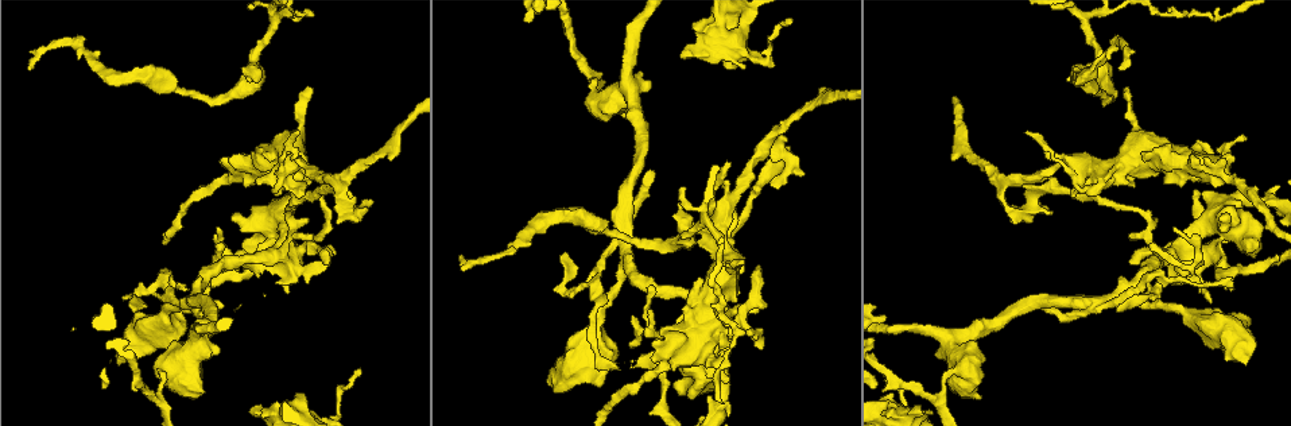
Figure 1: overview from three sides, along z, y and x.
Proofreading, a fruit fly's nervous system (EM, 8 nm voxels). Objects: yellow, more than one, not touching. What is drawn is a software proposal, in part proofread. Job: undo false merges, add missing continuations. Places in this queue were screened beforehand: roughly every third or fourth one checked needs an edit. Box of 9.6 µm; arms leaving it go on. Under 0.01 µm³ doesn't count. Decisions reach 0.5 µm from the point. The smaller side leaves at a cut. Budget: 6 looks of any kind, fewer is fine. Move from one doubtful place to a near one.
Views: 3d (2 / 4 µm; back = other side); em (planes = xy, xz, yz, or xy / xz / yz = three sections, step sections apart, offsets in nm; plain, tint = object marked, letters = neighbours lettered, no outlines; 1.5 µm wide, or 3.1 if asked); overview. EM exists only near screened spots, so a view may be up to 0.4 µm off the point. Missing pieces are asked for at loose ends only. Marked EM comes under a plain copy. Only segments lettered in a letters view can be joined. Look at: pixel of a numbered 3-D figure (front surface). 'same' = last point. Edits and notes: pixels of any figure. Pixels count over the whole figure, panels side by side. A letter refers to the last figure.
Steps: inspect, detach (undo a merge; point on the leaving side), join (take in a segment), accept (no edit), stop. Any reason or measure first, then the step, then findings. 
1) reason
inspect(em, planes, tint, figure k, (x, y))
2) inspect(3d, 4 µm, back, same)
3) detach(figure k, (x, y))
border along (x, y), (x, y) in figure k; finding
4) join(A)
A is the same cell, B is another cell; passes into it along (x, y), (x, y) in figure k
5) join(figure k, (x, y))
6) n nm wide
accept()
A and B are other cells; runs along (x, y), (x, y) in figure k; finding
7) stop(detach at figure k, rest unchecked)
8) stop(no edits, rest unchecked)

long arm stops here
inspect(3d, 4 µm, figure 1, (790, 21))

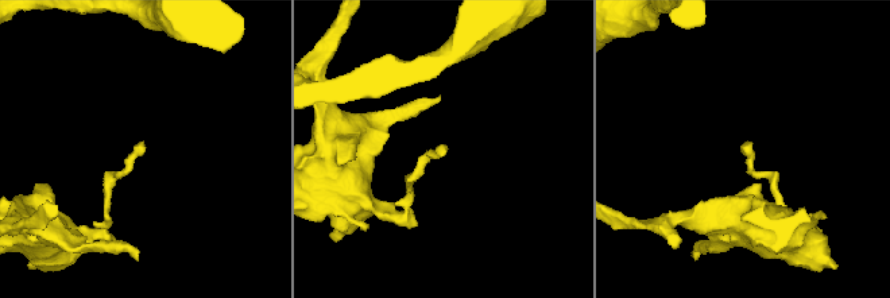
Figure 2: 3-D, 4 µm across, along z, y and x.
shape alone is not enough
inspect(em, planes, letters, figure 2, (748, 144))

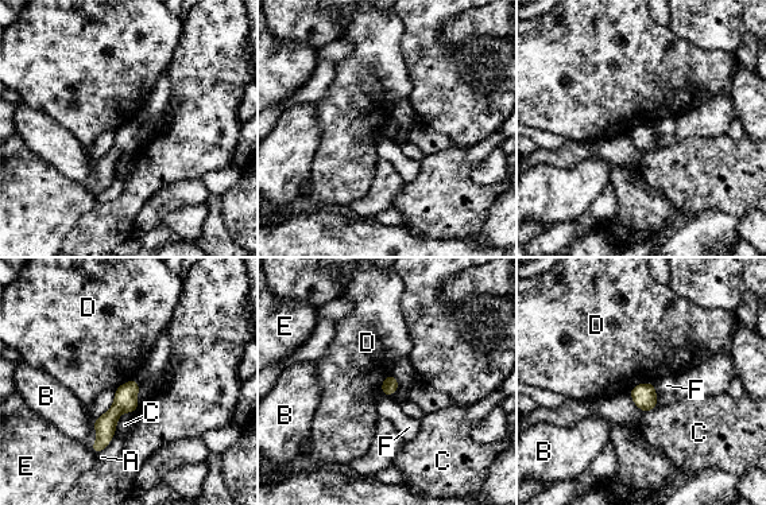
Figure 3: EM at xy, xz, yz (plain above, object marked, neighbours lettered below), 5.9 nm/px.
accept()
A, B, C, D, E and F are other cells; border along (654, 383), (639, 383), (627, 391) in figure 3; no lettered segment goes on from it

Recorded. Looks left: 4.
an open end
inspect(em, planes, letters, figure 1, (525, 20))

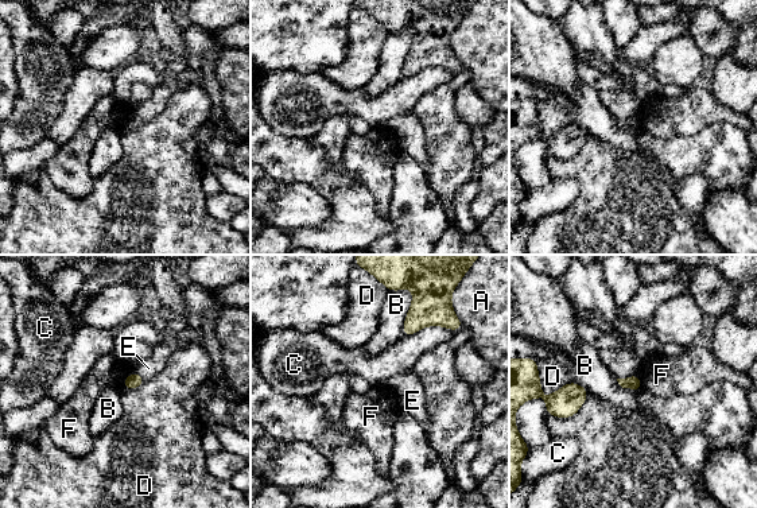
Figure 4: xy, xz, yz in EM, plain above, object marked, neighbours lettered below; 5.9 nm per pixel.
accept()
A, B, C, D, E and F are other cells; border along (134, 371), (120, 387) in figure 4; no lettered segment goes on from it

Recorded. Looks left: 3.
free end
inspect(em, xz, step 4, letters, figure 1, (1123, 70))

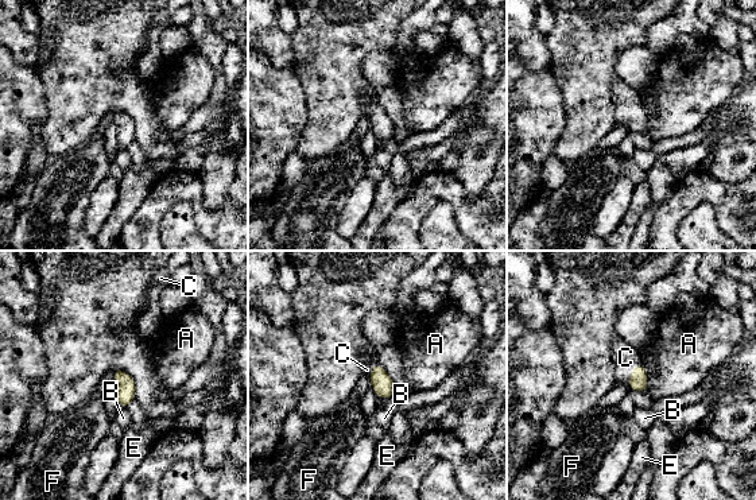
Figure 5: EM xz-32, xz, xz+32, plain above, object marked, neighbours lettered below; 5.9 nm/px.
inspect(em, xy, step 8, letters, same)

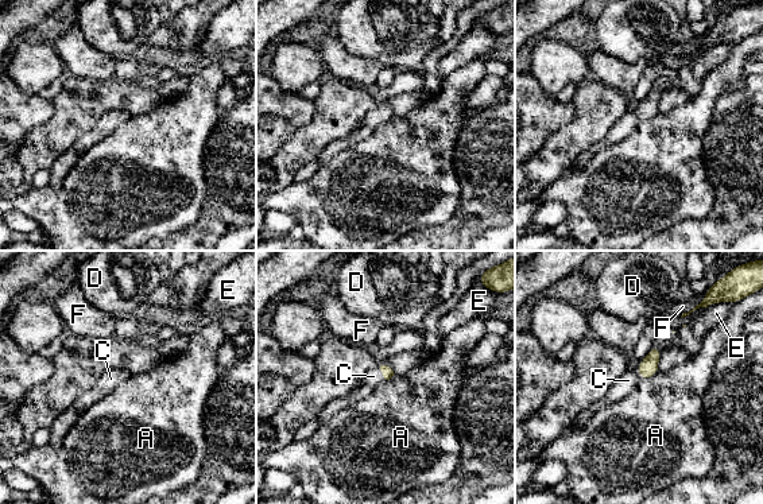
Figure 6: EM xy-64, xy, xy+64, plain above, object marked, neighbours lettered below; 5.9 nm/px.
join(C)
C is the same cell, A, D, E and F are other cells; it goes on there

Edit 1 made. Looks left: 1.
stop(join at figure 6, rest unchecked)

